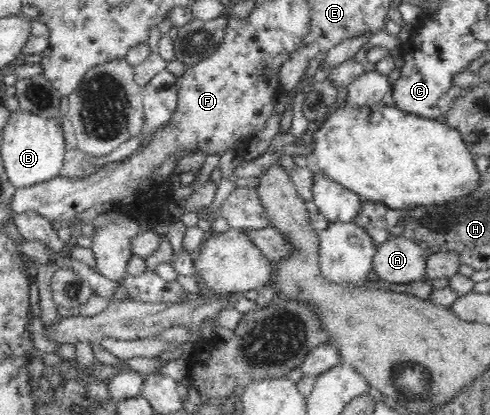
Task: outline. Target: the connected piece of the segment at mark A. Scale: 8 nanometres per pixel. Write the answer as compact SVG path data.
M393 235L375 249L371 263L372 277L398 286L425 278L426 262L431 254L417 241Z

